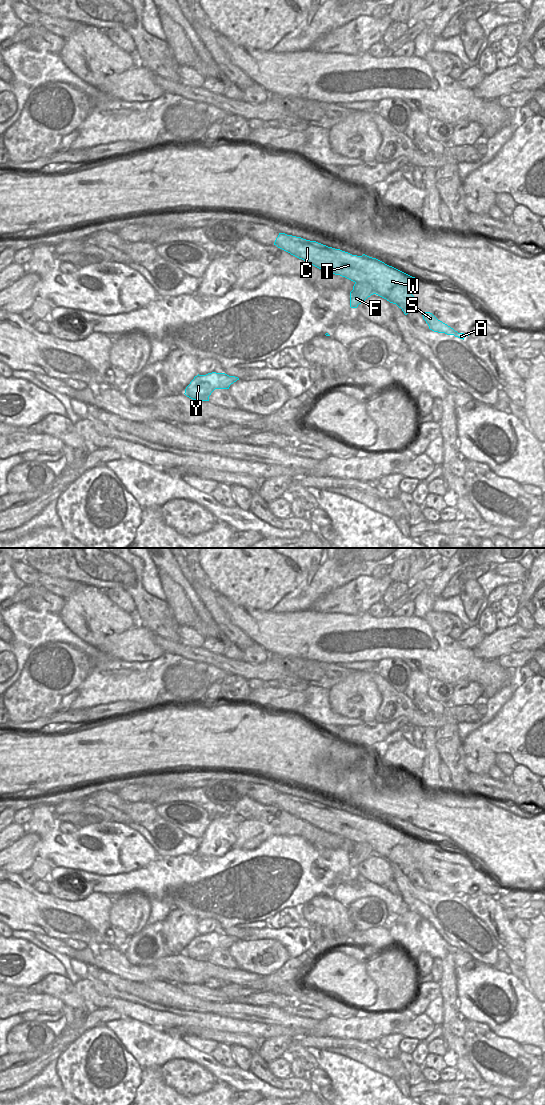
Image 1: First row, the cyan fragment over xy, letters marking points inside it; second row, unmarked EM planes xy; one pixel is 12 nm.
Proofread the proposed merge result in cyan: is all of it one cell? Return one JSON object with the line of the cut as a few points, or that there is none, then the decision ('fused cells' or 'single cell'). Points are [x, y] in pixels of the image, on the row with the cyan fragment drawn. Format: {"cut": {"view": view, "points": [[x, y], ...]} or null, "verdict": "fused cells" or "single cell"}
{"cut": {"view": "xy", "points": [[355, 282], [367, 282], [374, 293]]}, "verdict": "fused cells"}

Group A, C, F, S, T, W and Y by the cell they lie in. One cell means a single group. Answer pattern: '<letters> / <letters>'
A C S T W / F Y

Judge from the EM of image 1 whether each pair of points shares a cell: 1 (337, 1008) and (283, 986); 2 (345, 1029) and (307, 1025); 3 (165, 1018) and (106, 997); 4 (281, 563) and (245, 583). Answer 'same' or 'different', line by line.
1: same
2: different
3: same
4: same

